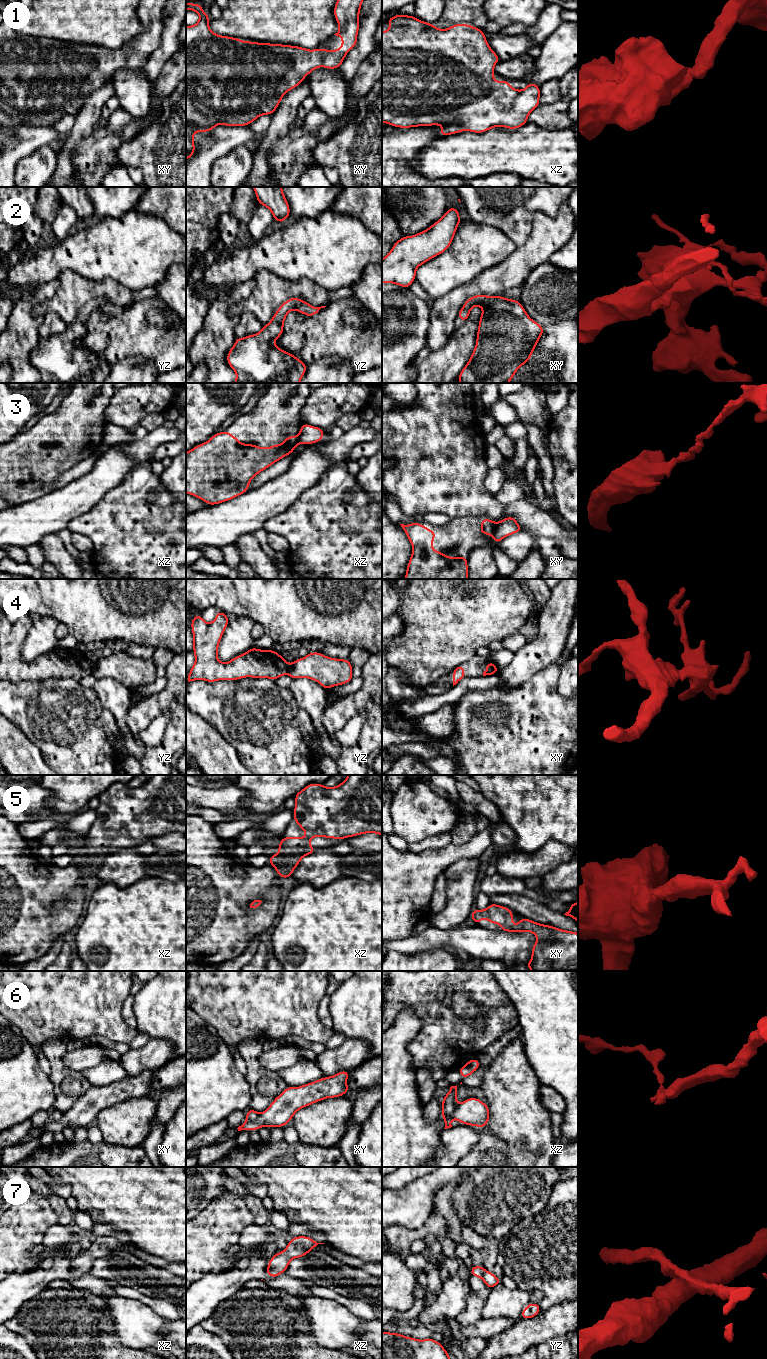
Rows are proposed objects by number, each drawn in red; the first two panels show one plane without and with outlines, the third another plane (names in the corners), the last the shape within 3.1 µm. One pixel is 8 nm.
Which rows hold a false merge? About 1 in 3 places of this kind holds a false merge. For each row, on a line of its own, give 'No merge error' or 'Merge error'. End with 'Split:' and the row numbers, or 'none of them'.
1: No merge error
2: No merge error
3: Merge error
4: Merge error
5: No merge error
6: Merge error
7: No merge error
Split: 3, 4, 6

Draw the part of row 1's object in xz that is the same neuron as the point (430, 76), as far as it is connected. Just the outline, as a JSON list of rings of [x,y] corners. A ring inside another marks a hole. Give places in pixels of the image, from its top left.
[[[398,14],[390,17],[386,23],[391,25],[390,29],[382,32],[382,122],[390,124],[393,127],[400,127],[402,129],[408,129],[410,127],[419,126],[433,126],[440,125],[443,129],[439,135],[441,137],[456,134],[468,130],[472,133],[484,133],[491,128],[505,127],[506,129],[518,129],[525,125],[528,121],[529,114],[540,105],[540,86],[527,82],[528,86],[525,89],[514,89],[509,85],[510,80],[495,81],[494,65],[501,59],[491,49],[485,33],[475,26],[471,26],[465,23],[459,23],[451,25],[447,29],[438,29],[433,23],[426,23],[419,20],[415,16]]]

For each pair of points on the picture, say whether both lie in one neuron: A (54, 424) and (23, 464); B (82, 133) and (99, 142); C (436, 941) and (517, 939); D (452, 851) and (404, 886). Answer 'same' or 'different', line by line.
A: same
B: different
C: same
D: same

